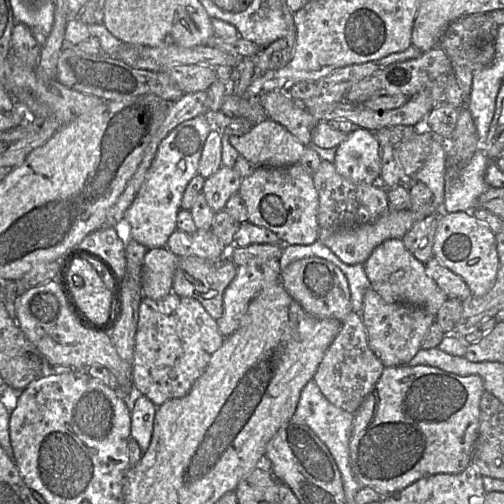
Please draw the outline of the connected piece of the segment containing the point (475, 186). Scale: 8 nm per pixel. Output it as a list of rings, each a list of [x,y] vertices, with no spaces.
[[[481,149],[476,150],[466,166],[450,164],[450,156],[447,156],[443,213],[471,212],[476,208],[478,198],[491,188],[485,179],[491,161],[495,160],[490,159]]]

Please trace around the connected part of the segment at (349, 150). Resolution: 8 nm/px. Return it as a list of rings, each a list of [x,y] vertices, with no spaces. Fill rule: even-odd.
[[[356,127],[336,150],[337,172],[353,183],[380,183],[382,145],[374,132]]]

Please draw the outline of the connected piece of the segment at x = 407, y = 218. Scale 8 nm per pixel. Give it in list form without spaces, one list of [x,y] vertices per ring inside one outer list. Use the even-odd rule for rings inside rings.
[[[433,195],[432,201],[429,202],[426,206],[422,207],[420,210],[412,210],[412,209],[405,209],[405,210],[394,210],[390,209],[390,211],[377,220],[374,223],[363,224],[355,227],[349,227],[337,230],[335,232],[320,232],[319,240],[322,244],[327,246],[334,254],[338,256],[338,258],[348,264],[348,265],[356,265],[356,264],[365,264],[365,262],[369,259],[372,255],[374,250],[380,246],[383,242],[389,239],[403,239],[403,237],[407,234],[407,232],[419,221],[423,220],[427,216],[435,213],[435,206],[433,202]]]

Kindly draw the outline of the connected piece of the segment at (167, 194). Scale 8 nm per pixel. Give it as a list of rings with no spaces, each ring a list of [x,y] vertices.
[[[205,113],[179,124],[162,140],[145,181],[125,214],[125,231],[129,239],[142,244],[148,249],[166,247],[168,239],[177,230],[177,216],[181,210],[183,194],[189,182],[198,175],[203,147],[211,131],[213,130]]]

